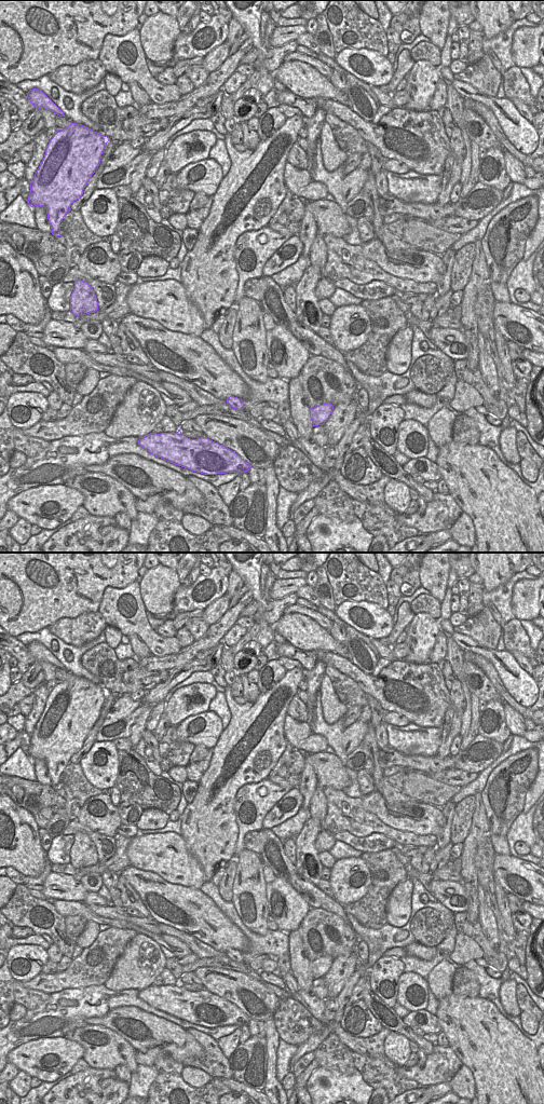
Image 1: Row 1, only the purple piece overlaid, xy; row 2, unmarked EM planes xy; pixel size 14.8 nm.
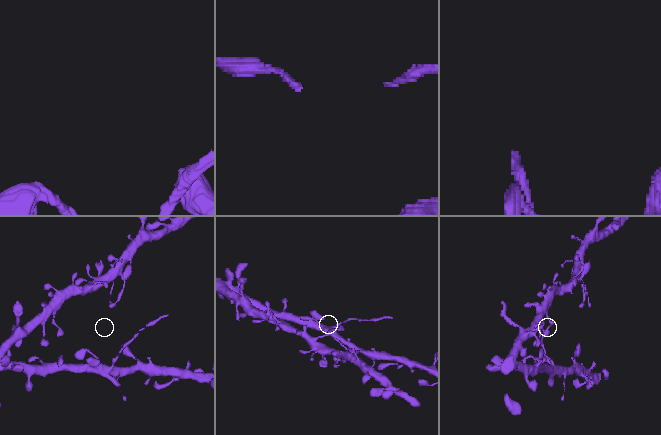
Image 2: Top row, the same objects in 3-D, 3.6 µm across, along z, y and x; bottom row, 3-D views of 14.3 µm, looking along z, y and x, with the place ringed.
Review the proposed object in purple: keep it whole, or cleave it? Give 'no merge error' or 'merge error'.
merge error

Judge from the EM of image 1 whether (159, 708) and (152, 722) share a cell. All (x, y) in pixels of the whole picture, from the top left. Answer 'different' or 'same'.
same

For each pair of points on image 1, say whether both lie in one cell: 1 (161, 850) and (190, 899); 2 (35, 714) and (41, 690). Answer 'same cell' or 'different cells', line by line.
1: different cells
2: same cell

